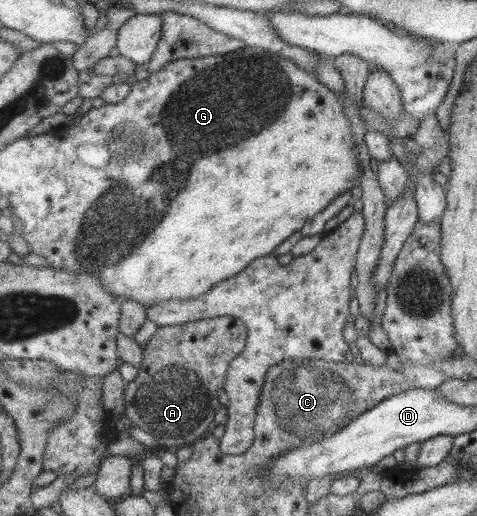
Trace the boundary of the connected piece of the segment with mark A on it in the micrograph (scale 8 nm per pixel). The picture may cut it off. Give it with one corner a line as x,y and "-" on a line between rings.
213,317
208,319
201,319
191,322
184,322
180,325
157,327
155,334
152,335
149,343
144,348
144,355
140,365
138,366
137,378
133,382
125,383
123,390
123,398
126,408
128,409
128,416
131,421
140,425
140,427
149,434
155,437
157,444
156,451
166,449
169,446
191,446
193,442
208,436
212,427
216,410
221,405
217,397
217,390
224,387
227,380
229,363
241,353
246,345
248,333
244,322
239,317

